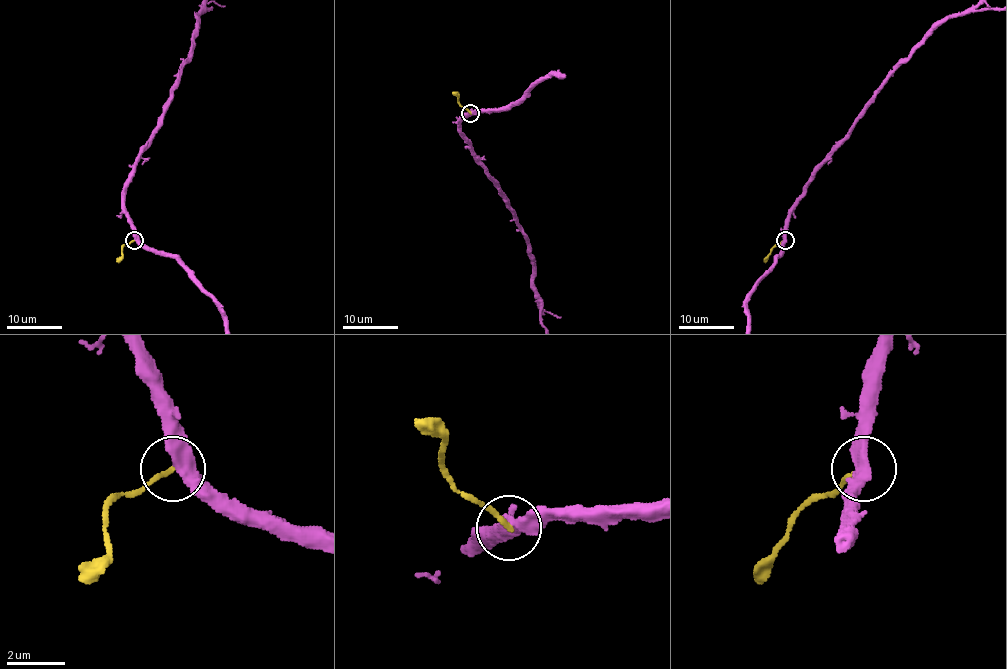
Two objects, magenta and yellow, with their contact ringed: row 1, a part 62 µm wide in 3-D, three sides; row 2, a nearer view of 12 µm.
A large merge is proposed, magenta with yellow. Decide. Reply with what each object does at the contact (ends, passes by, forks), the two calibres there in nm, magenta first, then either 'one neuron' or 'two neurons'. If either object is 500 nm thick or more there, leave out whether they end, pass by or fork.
magenta passes by | yellow ends | 440/160 nm | two neurons

